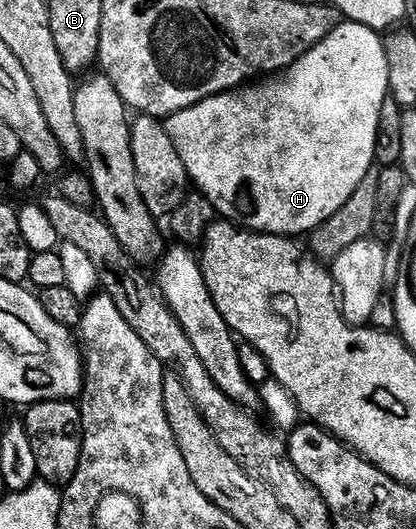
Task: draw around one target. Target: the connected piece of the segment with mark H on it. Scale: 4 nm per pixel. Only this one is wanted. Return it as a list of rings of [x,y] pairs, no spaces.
[[[342,22],[335,30],[331,30],[331,34],[327,34],[327,38],[323,38],[323,42],[319,42],[311,50],[307,50],[307,54],[299,57],[284,72],[258,79],[256,82],[246,83],[242,87],[233,89],[232,92],[220,92],[219,95],[207,98],[187,110],[176,112],[174,116],[168,117],[164,121],[163,127],[169,143],[177,151],[177,156],[183,162],[196,191],[208,200],[210,209],[216,215],[218,212],[221,215],[218,217],[222,221],[236,224],[251,232],[301,238],[318,228],[323,222],[327,222],[327,218],[331,218],[331,214],[335,214],[335,210],[339,210],[339,206],[343,206],[343,202],[347,202],[351,198],[351,194],[355,194],[359,182],[363,182],[363,178],[367,178],[367,174],[374,171],[375,138],[379,130],[383,102],[388,96],[387,54],[385,53],[385,41],[379,35],[378,29],[352,22]]]

